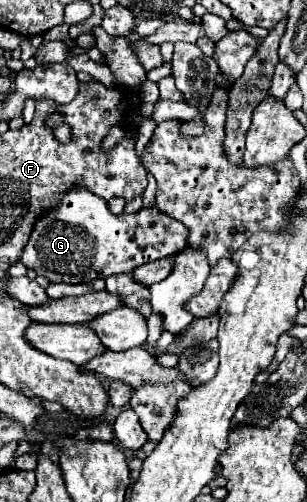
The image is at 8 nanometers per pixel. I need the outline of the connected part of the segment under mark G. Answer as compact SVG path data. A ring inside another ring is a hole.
M72 189L70 193L66 193L62 205L54 209L54 213L48 213L46 217L38 219L20 261L38 275L44 275L50 283L88 283L92 279L106 279L110 275L130 273L138 265L170 257L178 253L178 249L182 249L182 245L186 243L188 243L186 227L174 221L172 217L158 213L156 207L146 209L146 213L112 215L106 201L94 197L88 189Z

